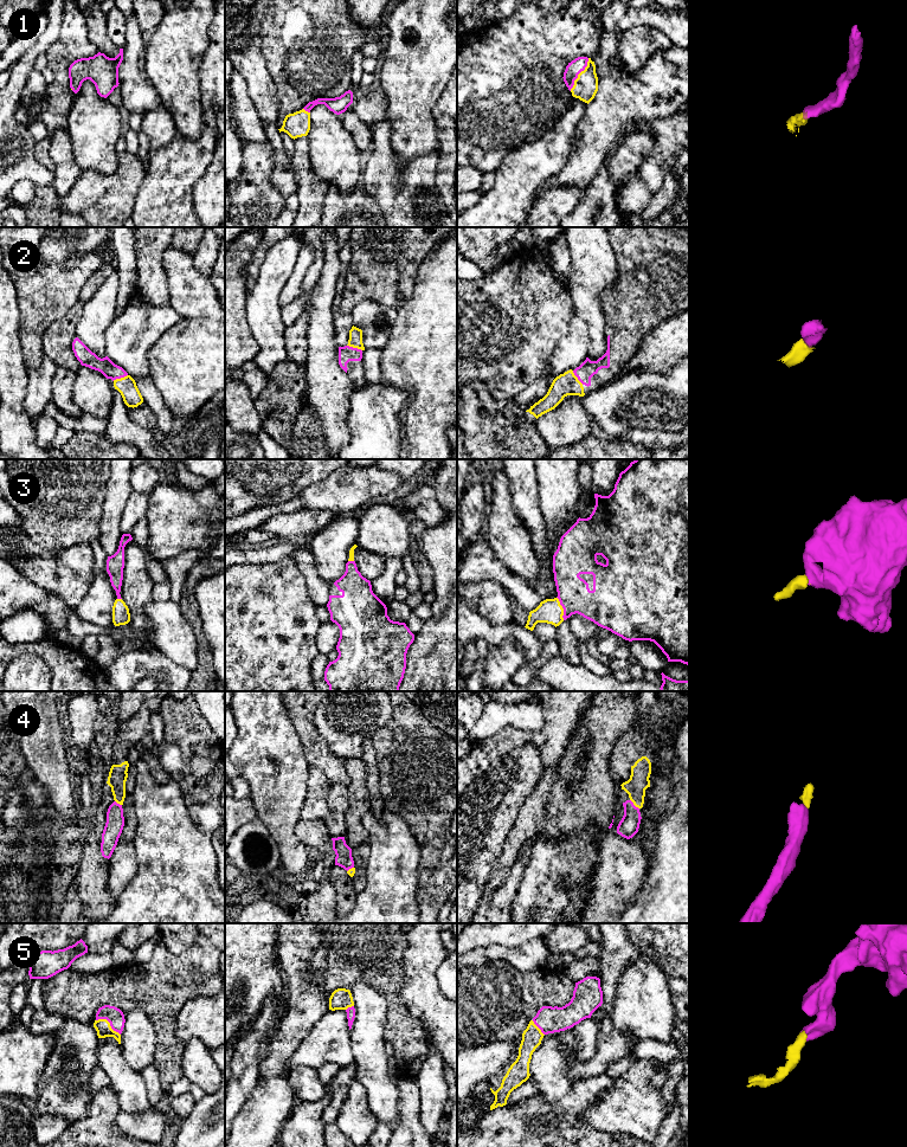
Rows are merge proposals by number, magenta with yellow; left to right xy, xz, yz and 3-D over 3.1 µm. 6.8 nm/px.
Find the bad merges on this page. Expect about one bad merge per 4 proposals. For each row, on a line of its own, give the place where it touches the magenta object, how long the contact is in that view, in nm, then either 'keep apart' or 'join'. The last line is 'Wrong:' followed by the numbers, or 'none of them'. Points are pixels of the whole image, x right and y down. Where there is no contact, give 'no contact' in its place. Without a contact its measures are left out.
1: yz (578, 73) | 260 nm | join
2: xz (354, 348) | 110 nm | join
3: yz (563, 607) | 170 nm | join
4: yz (632, 804) | 90 nm | join
5: xy (109, 1022) | 200 nm | join
Wrong: none of them

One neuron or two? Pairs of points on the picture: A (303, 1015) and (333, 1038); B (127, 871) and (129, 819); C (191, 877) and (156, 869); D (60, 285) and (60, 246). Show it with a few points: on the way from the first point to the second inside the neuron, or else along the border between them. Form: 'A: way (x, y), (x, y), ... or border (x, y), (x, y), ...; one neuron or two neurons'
A: border (329, 1010), (315, 1023), (297, 1045); two neurons
B: way (127, 858), (128, 832); one neuron
C: way (182, 877), (178, 877), (171, 871), (165, 871); one neuron
D: border (87, 252), (62, 262), (44, 263); two neurons

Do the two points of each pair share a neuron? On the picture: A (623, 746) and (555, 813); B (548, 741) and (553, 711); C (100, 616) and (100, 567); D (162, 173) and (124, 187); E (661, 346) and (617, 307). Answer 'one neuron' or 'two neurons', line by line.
A: two neurons
B: one neuron
C: one neuron
D: two neurons
E: two neurons

